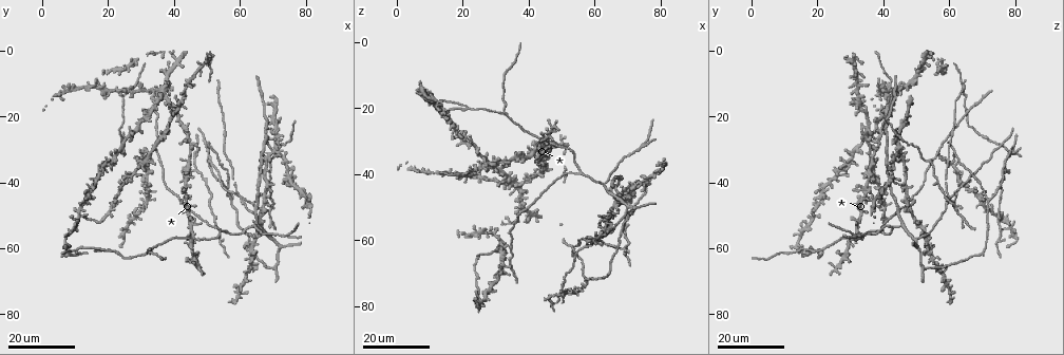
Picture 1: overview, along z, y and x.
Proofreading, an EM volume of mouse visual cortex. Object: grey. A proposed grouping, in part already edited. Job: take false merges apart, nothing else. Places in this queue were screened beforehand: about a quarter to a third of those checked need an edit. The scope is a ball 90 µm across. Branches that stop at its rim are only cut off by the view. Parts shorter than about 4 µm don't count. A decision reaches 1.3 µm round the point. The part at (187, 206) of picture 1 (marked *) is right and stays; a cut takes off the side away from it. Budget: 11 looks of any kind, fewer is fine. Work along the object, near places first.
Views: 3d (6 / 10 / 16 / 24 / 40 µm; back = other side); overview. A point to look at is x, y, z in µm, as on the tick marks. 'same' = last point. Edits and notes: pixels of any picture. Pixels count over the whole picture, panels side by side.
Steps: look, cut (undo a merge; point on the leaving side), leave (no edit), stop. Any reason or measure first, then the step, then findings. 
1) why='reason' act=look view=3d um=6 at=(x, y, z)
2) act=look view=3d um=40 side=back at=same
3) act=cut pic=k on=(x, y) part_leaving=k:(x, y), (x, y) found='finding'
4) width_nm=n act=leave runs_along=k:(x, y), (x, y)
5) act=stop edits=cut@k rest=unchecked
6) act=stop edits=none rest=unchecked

why='thick turns thin' act=look view=3d um=16 at=(19.5, 51.0, 40.0)

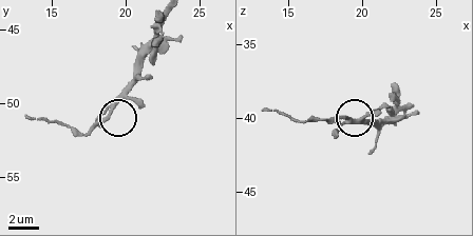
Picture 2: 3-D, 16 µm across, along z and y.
act=look view=3d um=10 at=(19.0, 50.4, 40.2)

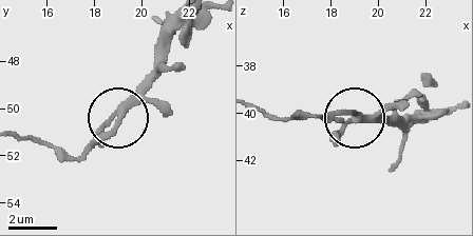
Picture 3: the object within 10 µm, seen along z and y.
width_nm=260 act=cut pic=3 on=(334, 116) part_leaving=3:(356, 114), (278, 116), (253, 109) found='two cells meet here'

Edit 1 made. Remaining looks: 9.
why='side arm on a straight run' act=look view=3d um=16 at=(21.0, 60.5, 20.5)

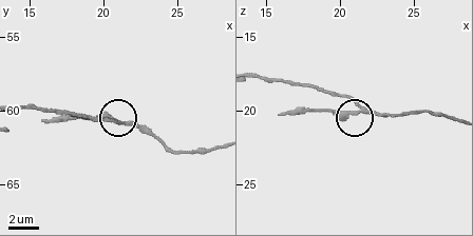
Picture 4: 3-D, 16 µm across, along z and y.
act=look view=3d um=6 at=(21.4, 61.0, 20.0)

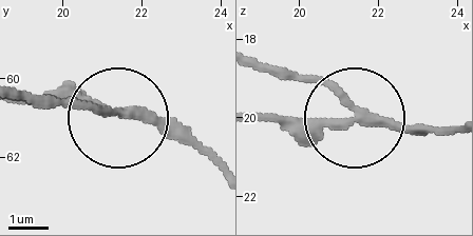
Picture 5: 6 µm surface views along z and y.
side_arm_um=6 act=cut pic=5 on=(74, 82) part_leaving=5:(360, 121), (263, 121) found='a second cell is stuck on'

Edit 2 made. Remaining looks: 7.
why='small branch off a trunk' act=look view=3d um=24 at=(71.5, 59.5, 50.5)

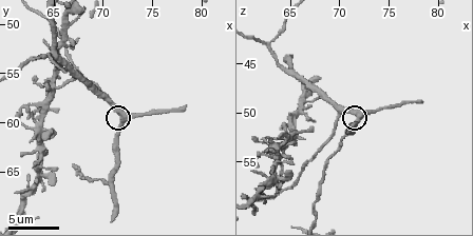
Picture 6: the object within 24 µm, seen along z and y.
act=look view=3d um=10 at=(72.4, 60.0, 50.2)

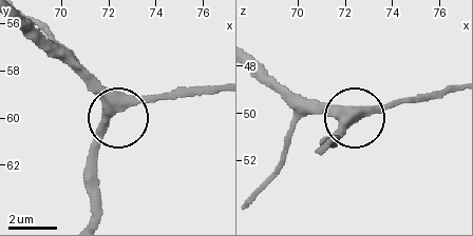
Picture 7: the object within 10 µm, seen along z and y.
width_nm=390 act=leave runs_along=7:(256, 59), (304, 104), (346, 116), (417, 102) found='all the same cell'

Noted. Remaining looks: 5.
why='small branch off a trunk' act=look view=3d um=24 at=(75.0, 56.0, 32.0)

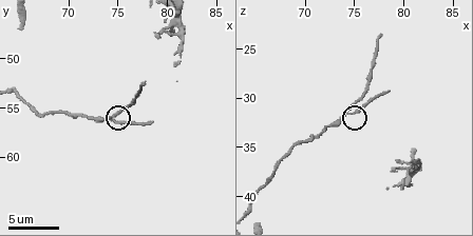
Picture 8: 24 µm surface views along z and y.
act=look view=3d um=6 at=(74.0, 56.0, 31.4)

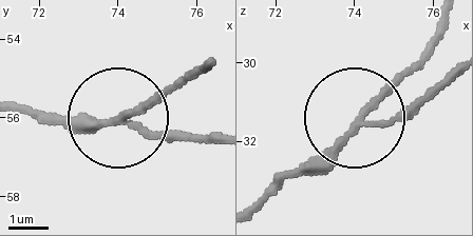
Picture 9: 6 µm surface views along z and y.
act=look view=3d um=6 side=back at=(74.25, 55.95, 31.35)

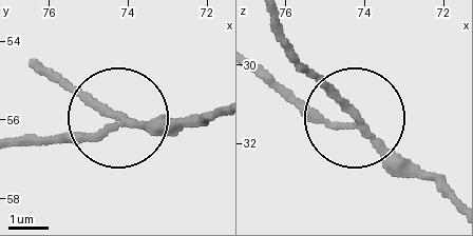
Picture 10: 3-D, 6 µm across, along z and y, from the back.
arms=3 act=leave runs_along=10:(214, 112), (36, 142) found='all the same cell'

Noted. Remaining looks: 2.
why='three-way junction' act=look view=3d um=16 at=(68.5, 49.0, 62.0)

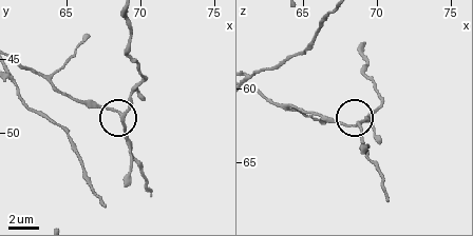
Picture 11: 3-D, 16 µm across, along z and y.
why='zoom in' act=look view=3d um=6 at=(68.8, 49.0, 62.4)

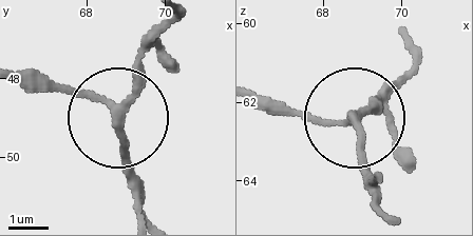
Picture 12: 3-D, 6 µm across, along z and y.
act=leave runs_along=12:(261, 95), (355, 125), (372, 202) found='all the same cell'

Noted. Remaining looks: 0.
act=stop edits=cut@3,cut@5 rest=unchecked

